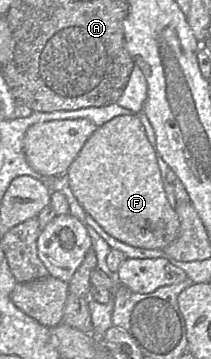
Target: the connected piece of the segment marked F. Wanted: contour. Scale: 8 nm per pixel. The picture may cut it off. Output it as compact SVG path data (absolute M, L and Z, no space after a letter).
M137 114L117 116L98 127L66 171L65 177L85 213L120 242L137 248L163 250L176 239L178 217L165 195L157 151L149 142Z

